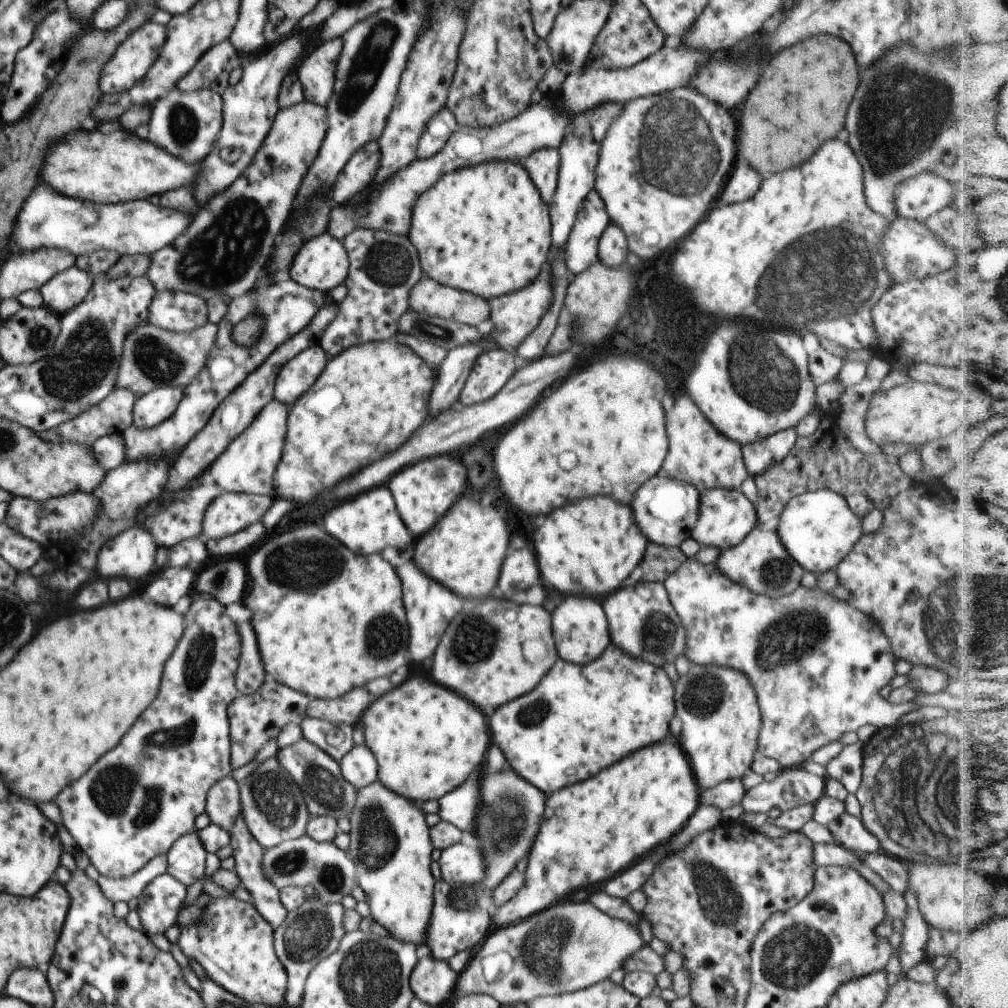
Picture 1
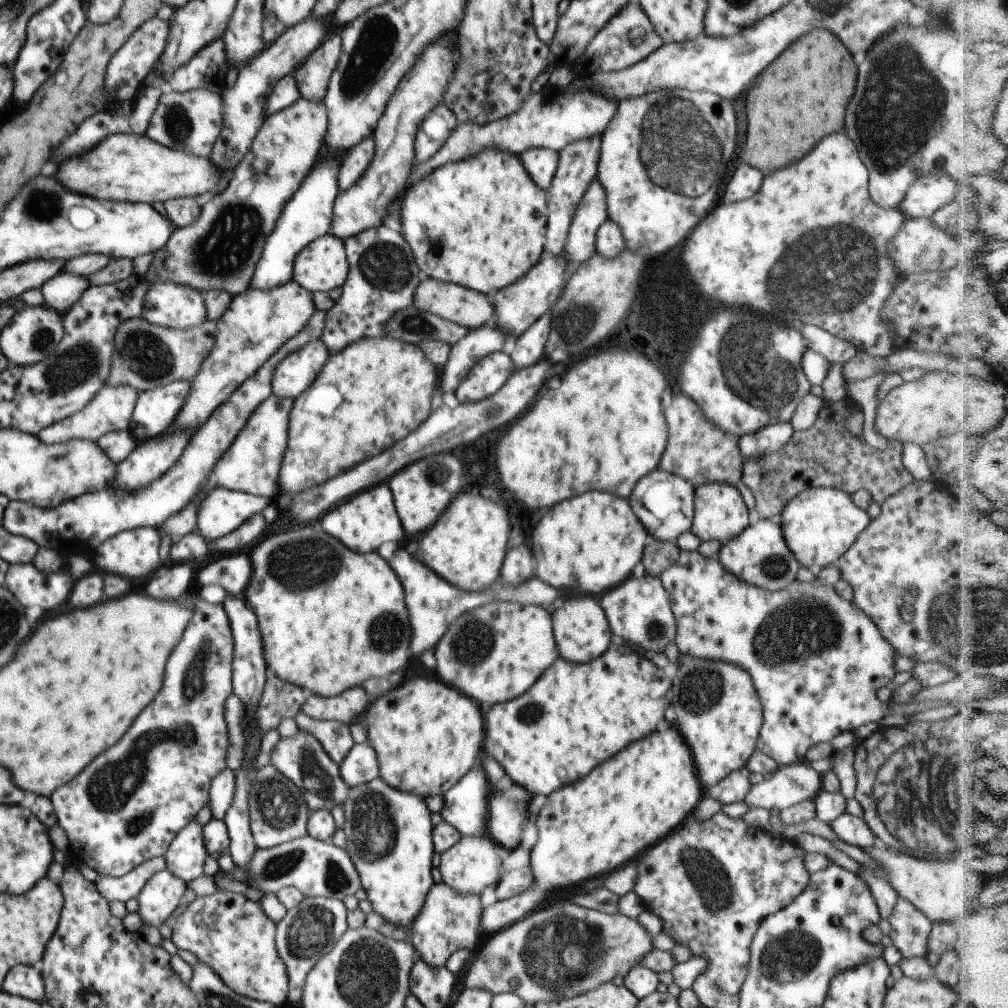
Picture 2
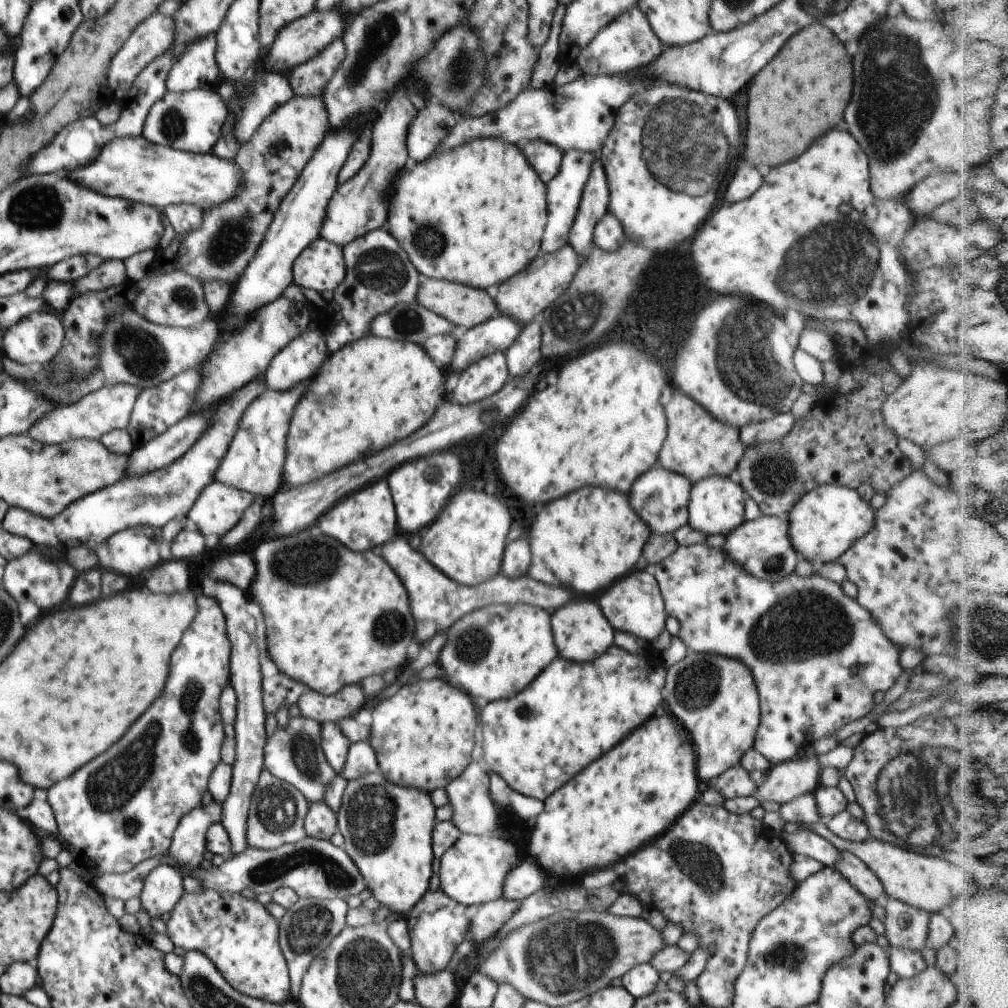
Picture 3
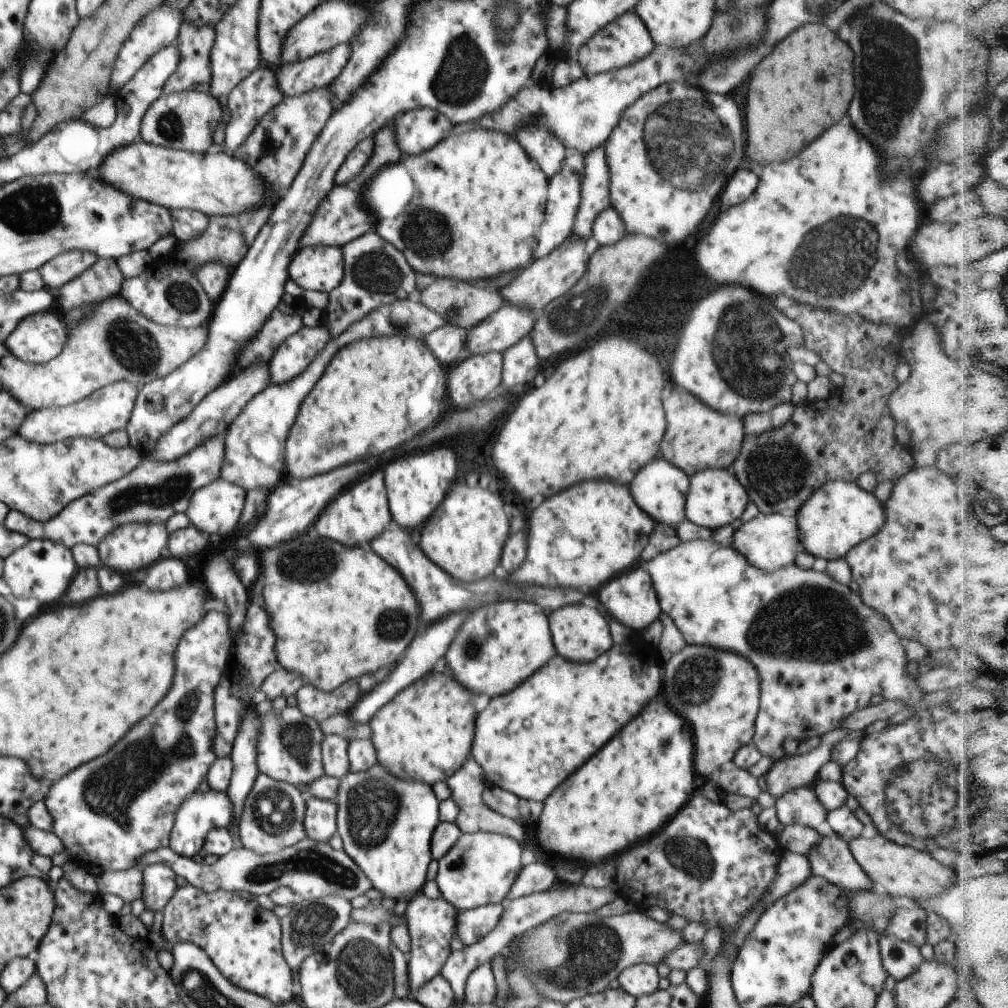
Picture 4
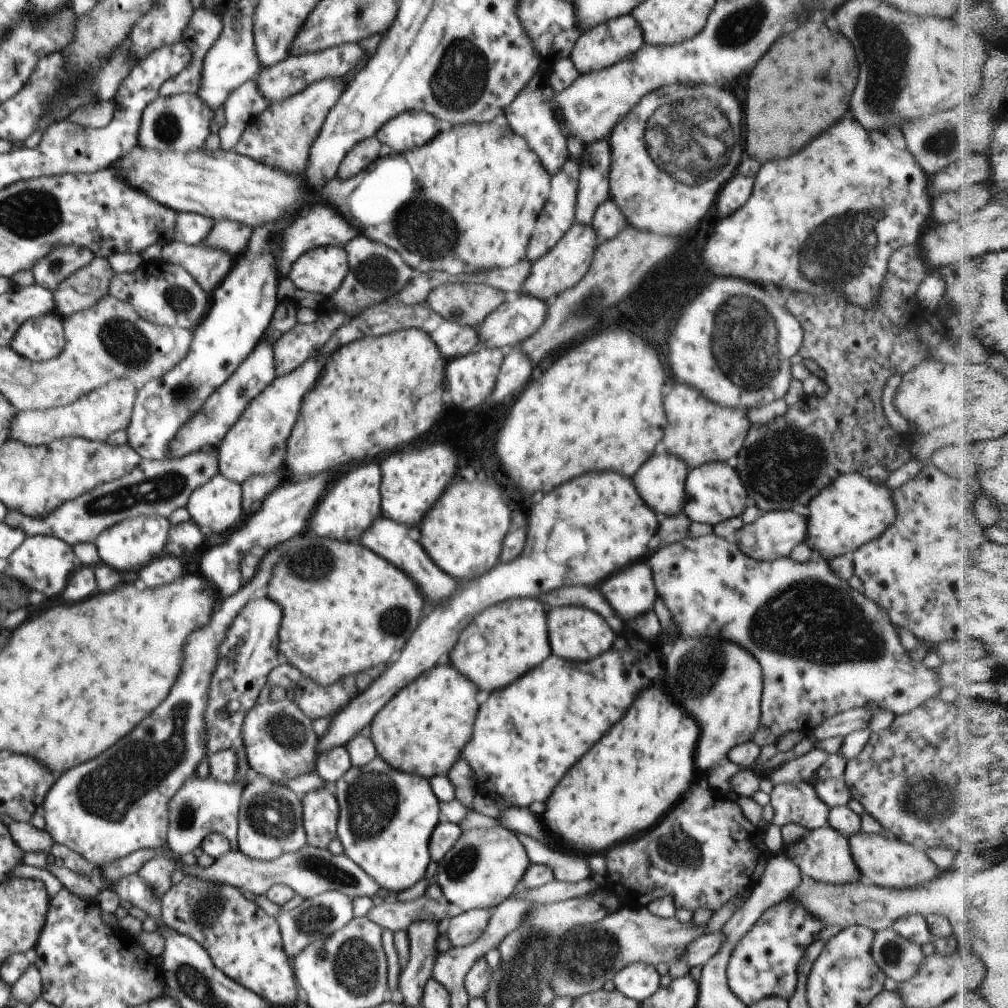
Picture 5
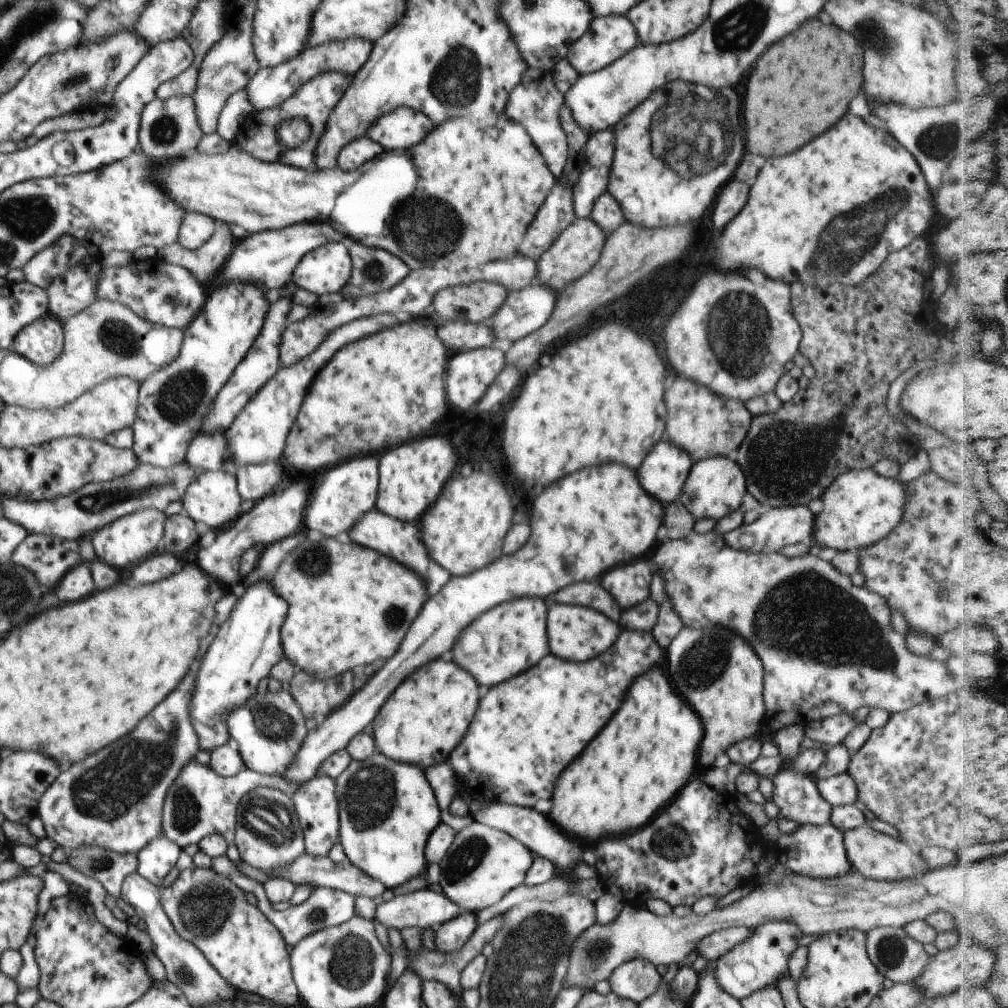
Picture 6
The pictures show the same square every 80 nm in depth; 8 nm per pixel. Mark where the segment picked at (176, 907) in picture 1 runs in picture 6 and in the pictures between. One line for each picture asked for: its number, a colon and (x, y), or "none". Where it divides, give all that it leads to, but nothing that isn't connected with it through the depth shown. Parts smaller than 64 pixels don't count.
2: (161, 895)
3: (162, 889)
4: (159, 881)
5: (156, 872)
6: (159, 856)

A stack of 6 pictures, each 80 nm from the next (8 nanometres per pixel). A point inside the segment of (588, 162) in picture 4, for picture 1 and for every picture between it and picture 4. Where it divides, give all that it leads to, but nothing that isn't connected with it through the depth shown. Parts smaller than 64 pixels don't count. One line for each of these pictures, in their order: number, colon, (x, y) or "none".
1: (582, 247)
2: (592, 211)
3: (593, 206)

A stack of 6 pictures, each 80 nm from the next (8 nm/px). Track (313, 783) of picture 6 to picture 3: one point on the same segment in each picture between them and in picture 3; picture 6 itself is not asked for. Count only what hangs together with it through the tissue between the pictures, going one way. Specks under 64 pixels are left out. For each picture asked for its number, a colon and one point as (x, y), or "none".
3: (321, 823)
4: (320, 822)
5: (320, 813)

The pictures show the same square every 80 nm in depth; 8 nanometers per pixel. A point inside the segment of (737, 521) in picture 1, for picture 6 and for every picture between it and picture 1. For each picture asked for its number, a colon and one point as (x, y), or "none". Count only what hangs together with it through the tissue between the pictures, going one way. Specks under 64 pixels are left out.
2: (720, 514)
3: (716, 507)
4: (716, 498)
5: (714, 492)
6: (715, 486)

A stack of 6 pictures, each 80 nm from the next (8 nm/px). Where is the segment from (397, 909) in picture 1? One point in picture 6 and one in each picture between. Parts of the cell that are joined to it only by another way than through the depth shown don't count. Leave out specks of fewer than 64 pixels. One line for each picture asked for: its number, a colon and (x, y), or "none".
2: (389, 832)
3: (388, 829)
4: (386, 824)
5: (386, 819)
6: (387, 811)

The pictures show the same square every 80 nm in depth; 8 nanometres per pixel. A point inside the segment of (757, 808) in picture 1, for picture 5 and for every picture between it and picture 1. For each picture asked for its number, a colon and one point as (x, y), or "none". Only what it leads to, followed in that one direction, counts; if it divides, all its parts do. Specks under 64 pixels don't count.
2: (792, 784)
3: (784, 782)
4: (796, 771)
5: (804, 768)

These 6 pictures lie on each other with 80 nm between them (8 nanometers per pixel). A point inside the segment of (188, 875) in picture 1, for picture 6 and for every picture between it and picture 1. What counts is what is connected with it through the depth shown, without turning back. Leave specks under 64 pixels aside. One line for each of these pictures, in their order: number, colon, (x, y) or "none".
2: (185, 857)
3: (187, 848)
4: (200, 813)
5: (202, 806)
6: (200, 803)

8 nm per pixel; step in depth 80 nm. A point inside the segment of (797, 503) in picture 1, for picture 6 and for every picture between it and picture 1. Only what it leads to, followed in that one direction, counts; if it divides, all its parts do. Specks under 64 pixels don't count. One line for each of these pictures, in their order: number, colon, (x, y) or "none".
2: (820, 524)
3: (825, 522)
4: (839, 515)
5: (851, 511)
6: (860, 508)

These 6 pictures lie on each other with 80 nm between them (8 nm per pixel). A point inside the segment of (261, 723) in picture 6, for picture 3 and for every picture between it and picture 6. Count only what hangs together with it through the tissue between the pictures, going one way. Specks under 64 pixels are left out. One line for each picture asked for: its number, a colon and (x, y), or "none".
3: (294, 754)
4: (289, 747)
5: (280, 743)

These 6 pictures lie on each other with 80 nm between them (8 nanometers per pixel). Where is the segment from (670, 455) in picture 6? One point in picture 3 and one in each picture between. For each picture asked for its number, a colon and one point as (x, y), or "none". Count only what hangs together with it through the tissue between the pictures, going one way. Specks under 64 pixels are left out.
3: (660, 496)
4: (661, 489)
5: (660, 482)

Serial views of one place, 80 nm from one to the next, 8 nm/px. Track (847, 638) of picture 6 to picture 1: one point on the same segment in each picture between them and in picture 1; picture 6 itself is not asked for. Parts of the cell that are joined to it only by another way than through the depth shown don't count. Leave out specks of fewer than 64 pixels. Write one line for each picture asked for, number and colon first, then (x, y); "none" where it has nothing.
1: (805, 705)
2: (824, 660)
3: (844, 659)
4: (821, 653)
5: (833, 649)

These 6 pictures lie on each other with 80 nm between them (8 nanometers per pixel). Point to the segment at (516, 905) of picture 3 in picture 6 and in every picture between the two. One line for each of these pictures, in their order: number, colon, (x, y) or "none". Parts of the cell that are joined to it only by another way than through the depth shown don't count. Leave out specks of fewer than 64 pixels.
4: (473, 925)
5: (463, 929)
6: (450, 936)

